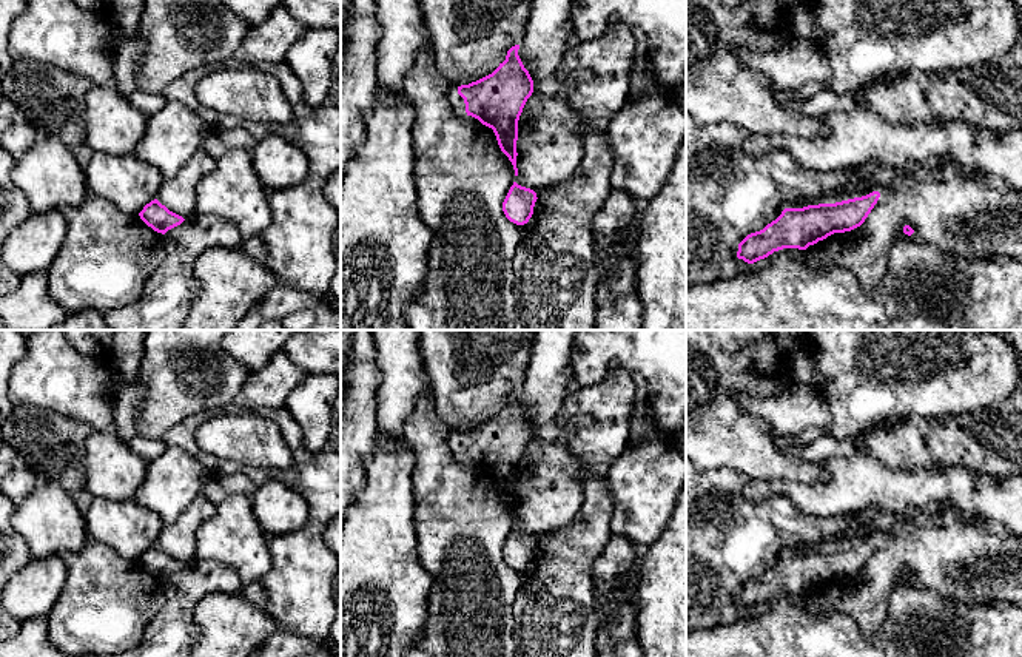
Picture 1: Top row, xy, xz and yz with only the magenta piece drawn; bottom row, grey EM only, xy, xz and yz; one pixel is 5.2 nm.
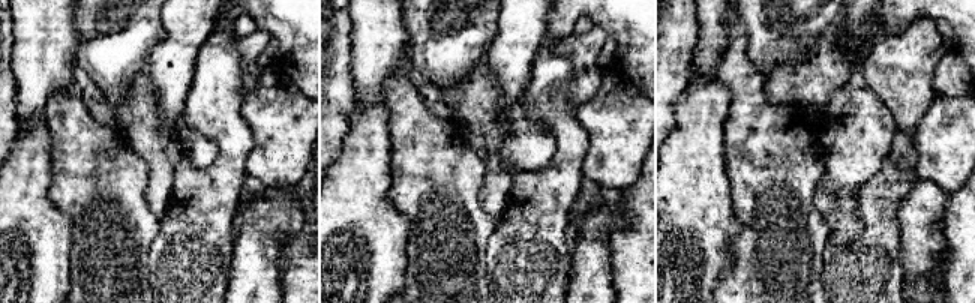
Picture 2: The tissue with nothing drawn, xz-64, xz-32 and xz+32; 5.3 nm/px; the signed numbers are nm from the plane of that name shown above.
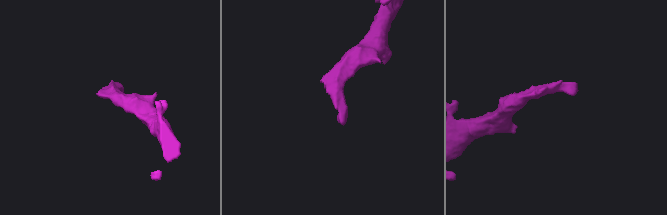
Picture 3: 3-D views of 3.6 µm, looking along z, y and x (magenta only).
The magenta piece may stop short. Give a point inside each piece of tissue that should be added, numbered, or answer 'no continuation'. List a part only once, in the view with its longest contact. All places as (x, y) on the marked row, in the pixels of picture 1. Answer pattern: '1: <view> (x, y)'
1: xz (455, 99)

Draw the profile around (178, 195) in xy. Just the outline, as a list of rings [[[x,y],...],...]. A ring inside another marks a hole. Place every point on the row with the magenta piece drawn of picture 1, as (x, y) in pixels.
[[[199,150],[174,177],[163,179],[157,200],[183,219],[193,217],[197,205],[196,187],[214,167],[216,159]]]

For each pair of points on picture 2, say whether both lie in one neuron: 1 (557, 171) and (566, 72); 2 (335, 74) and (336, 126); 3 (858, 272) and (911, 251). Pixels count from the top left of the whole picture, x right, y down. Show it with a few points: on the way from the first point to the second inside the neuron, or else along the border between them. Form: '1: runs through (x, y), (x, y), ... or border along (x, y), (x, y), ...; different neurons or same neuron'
1: runs through (564, 147), (564, 96); same neuron
2: runs through (335, 87), (335, 113); same neuron
3: border along (897, 221), (903, 287); different neurons

